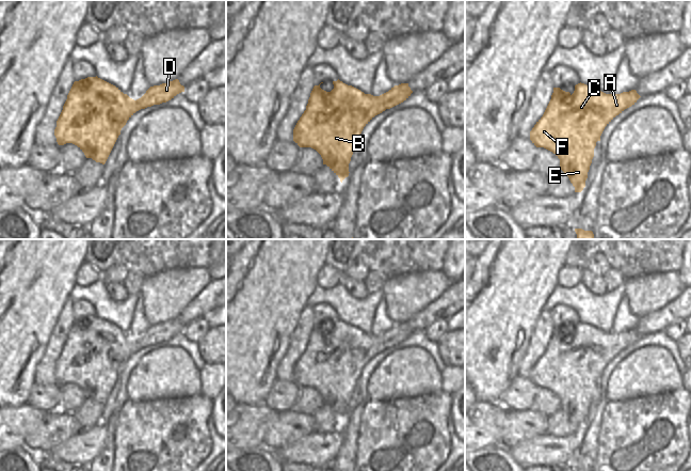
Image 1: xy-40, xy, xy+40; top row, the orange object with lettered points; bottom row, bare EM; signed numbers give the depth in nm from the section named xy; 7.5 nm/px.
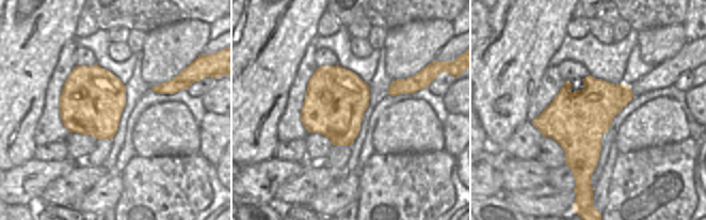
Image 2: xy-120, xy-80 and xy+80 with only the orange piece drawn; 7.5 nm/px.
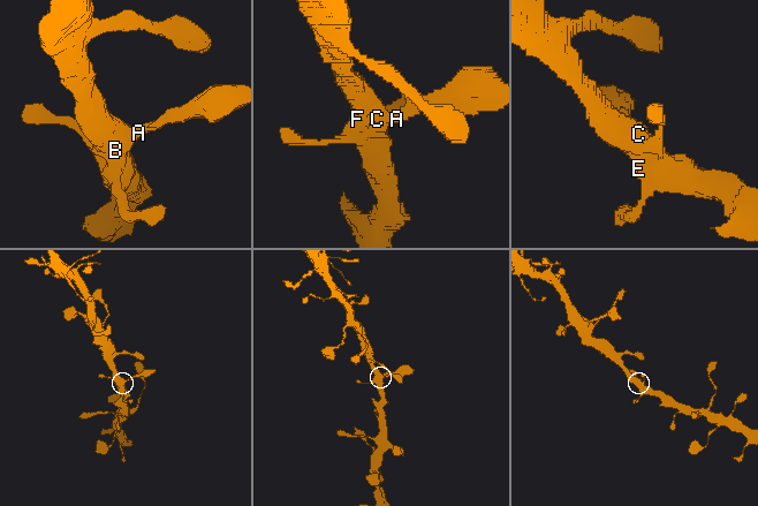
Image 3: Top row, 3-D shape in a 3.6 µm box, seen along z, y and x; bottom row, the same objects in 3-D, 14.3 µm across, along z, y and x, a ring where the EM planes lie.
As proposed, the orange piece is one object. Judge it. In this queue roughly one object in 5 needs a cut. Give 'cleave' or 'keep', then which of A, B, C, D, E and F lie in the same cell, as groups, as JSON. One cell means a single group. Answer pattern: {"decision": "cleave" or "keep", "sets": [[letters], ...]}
{"decision": "keep", "sets": [["A", "B", "C", "D", "E", "F"]]}

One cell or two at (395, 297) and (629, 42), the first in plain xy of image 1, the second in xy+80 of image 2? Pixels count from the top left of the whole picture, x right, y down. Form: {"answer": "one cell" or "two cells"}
{"answer": "two cells"}

